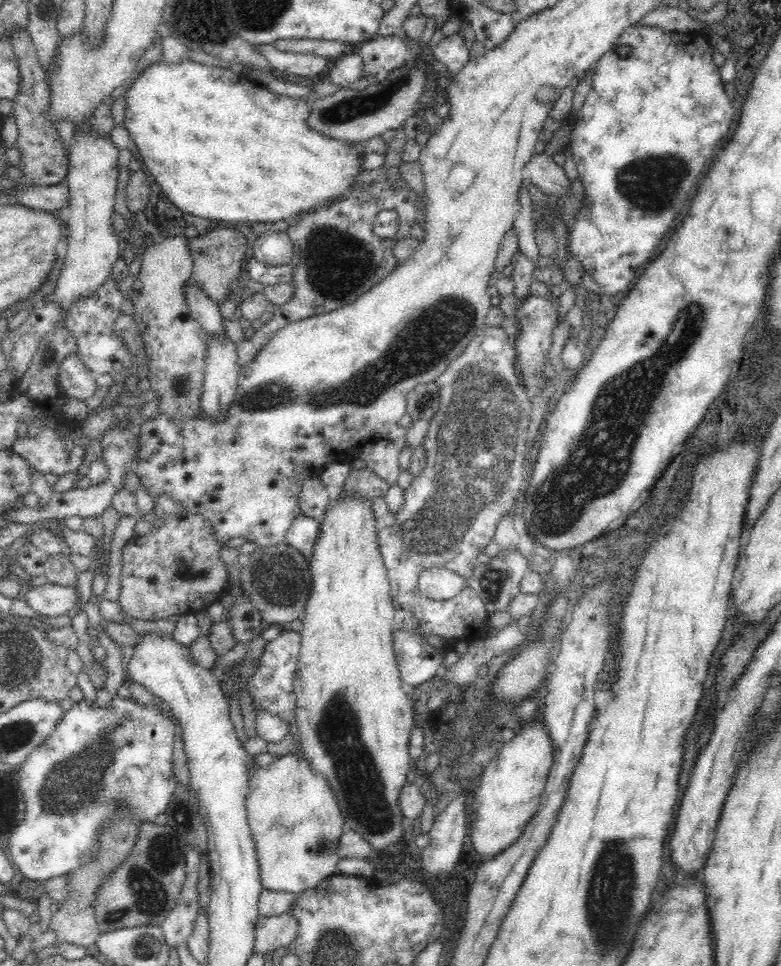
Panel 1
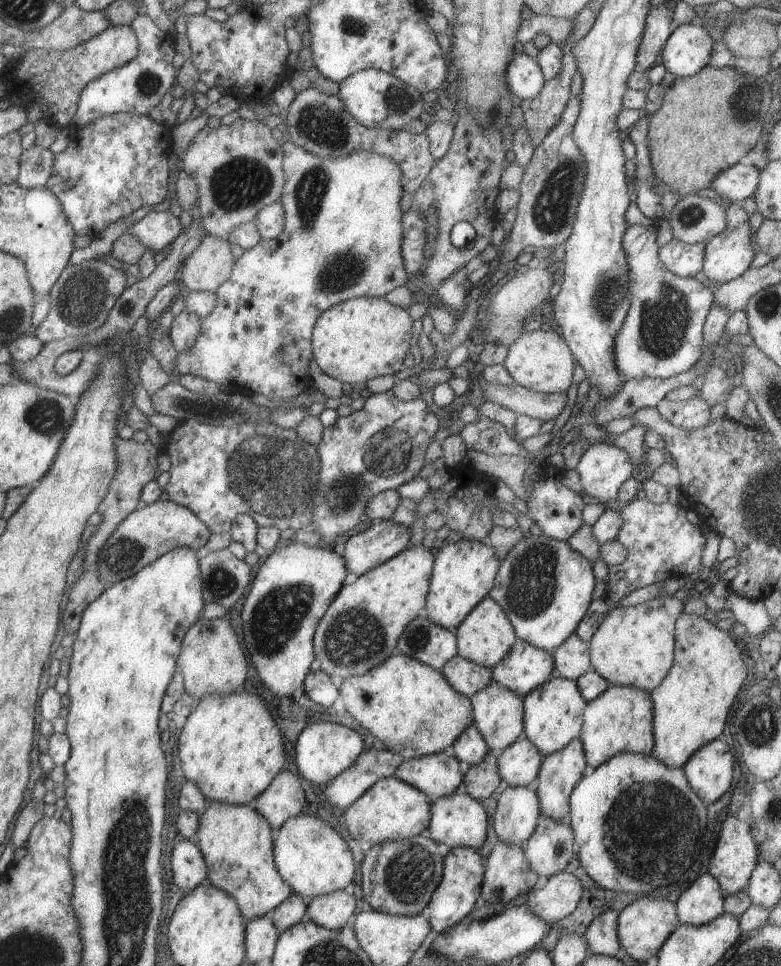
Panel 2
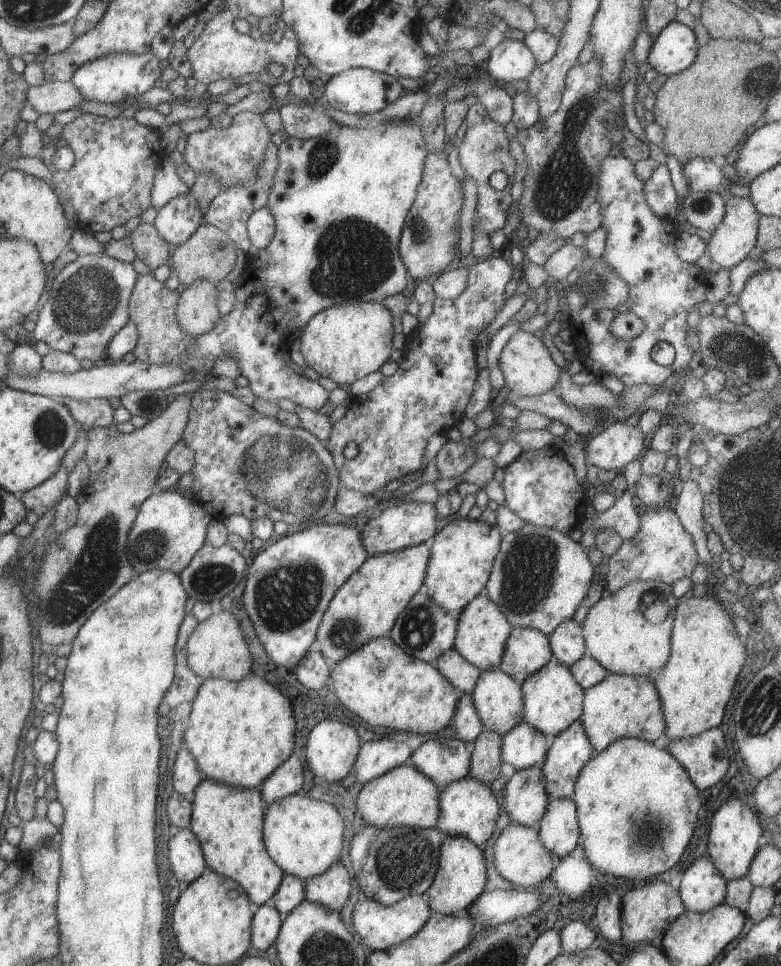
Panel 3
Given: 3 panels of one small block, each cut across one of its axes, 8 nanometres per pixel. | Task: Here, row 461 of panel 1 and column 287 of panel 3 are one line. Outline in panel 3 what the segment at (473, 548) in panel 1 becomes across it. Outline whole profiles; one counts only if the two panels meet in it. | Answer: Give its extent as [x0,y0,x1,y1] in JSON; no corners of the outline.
[181,392,340,537]

